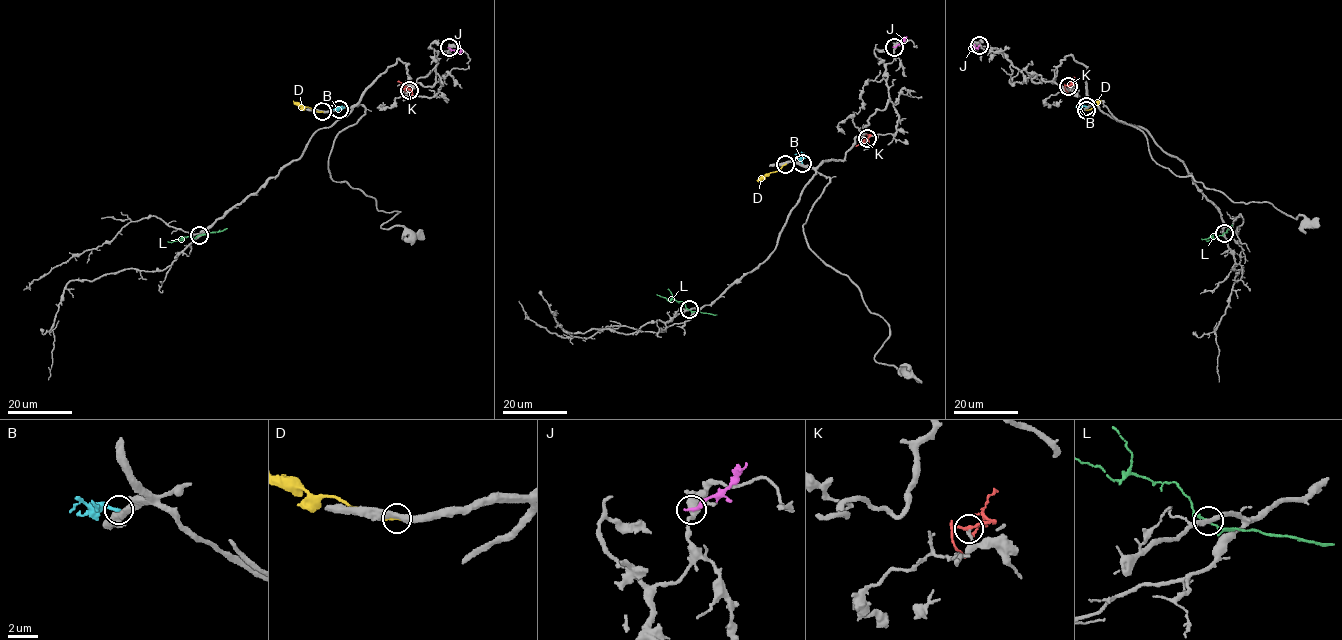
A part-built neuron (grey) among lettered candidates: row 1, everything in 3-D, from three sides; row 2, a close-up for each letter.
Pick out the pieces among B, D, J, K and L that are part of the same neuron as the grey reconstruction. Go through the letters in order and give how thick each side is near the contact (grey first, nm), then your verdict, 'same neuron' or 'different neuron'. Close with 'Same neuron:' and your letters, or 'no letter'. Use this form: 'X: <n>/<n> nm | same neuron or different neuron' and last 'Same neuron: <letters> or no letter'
B: 460/220 nm | same neuron
D: 440/240 nm | different neuron
J: 480/240 nm | different neuron
K: 200/190 nm | different neuron
L: 320/110 nm | different neuron
Same neuron: B

